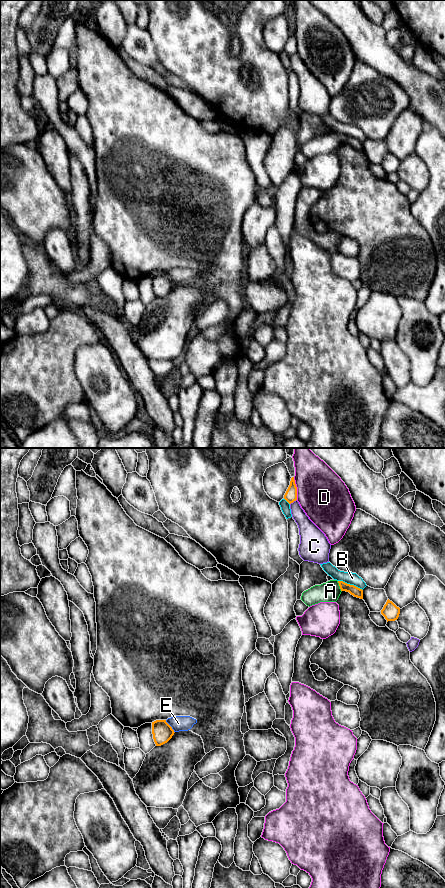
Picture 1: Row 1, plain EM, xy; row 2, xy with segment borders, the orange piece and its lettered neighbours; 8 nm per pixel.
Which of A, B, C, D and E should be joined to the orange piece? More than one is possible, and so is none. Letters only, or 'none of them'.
A

